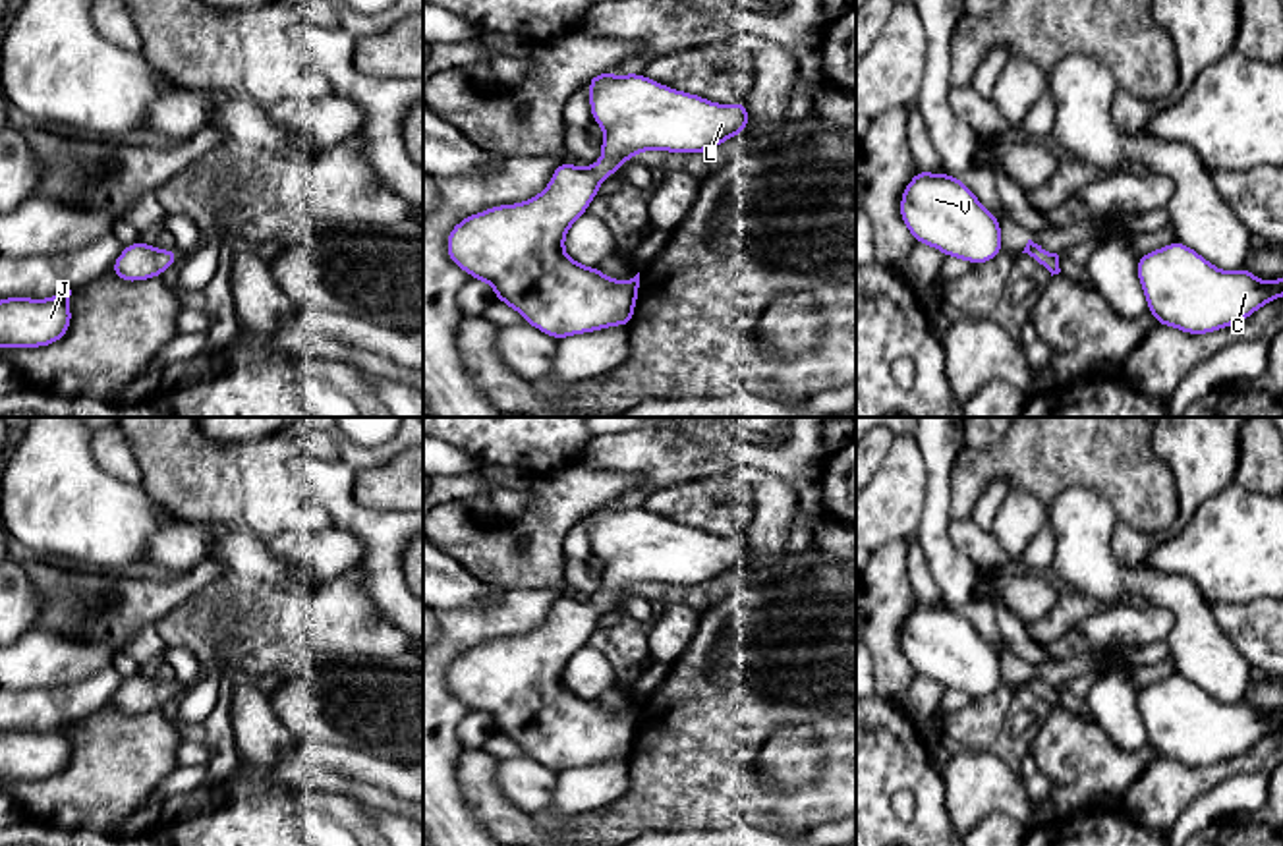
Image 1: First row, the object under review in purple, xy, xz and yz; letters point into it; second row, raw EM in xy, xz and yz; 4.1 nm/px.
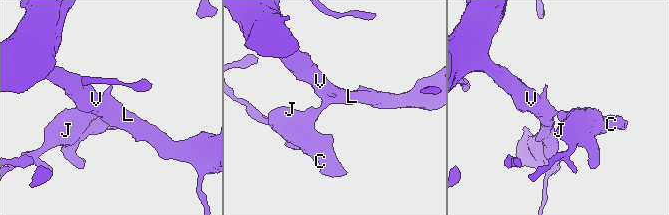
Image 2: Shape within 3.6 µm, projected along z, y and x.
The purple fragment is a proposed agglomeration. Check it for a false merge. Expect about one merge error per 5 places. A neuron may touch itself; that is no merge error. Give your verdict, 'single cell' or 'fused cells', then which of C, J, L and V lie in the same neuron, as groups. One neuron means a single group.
single cell; groups C J L V

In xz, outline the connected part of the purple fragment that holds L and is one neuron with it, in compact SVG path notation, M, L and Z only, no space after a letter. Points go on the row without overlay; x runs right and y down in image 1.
M609 502L587 512L591 552L605 564L603 589L585 601L560 595L545 624L514 635L491 639L460 653L446 668L450 693L471 711L493 719L495 730L516 742L524 753L560 773L614 757L630 759L640 720L640 705L613 713L597 699L584 699L564 686L570 659L587 645L601 614L642 583L713 585L719 576L750 560L746 535L717 537L694 525L674 523L643 506L611 508Z

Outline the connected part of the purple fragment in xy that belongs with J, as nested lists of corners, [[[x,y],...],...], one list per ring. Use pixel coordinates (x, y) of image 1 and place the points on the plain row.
[[[71,722],[54,730],[0,732],[0,780],[43,780],[68,767],[71,757]]]

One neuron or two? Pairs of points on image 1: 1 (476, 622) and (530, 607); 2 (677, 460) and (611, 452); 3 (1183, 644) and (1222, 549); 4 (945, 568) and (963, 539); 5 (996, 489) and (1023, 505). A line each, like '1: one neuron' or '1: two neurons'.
1: one neuron
2: one neuron
3: two neurons
4: two neurons
5: two neurons

